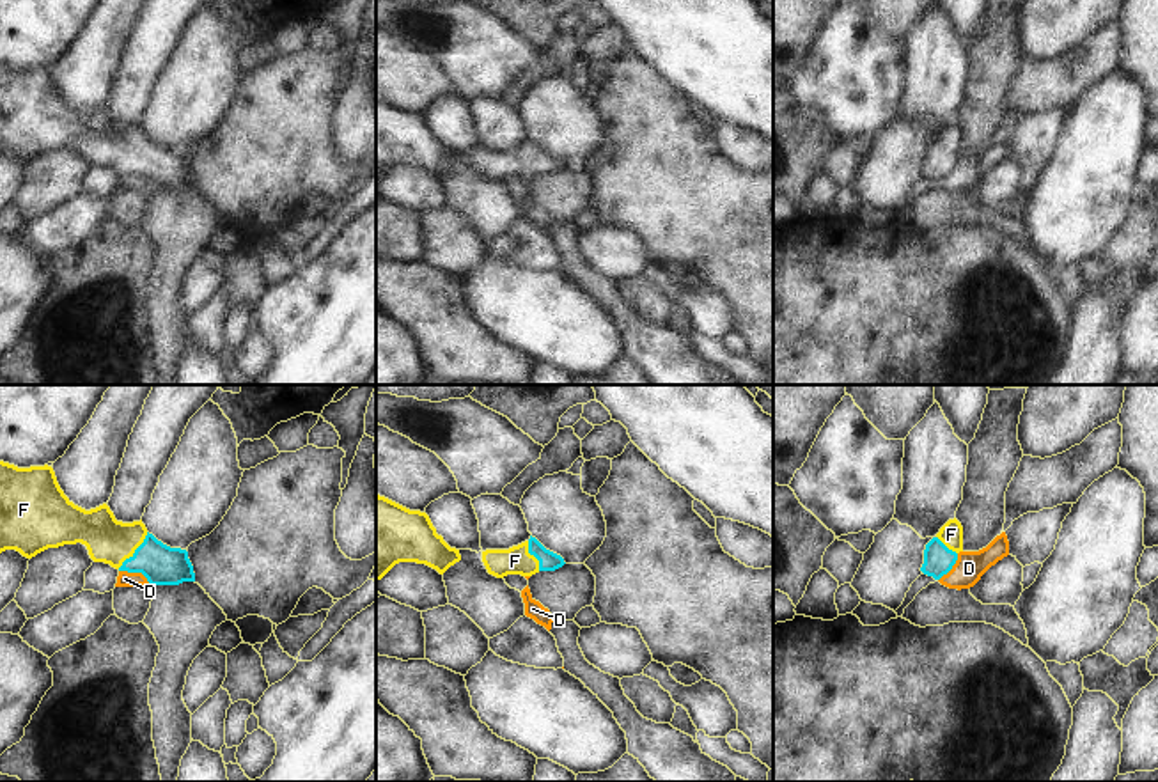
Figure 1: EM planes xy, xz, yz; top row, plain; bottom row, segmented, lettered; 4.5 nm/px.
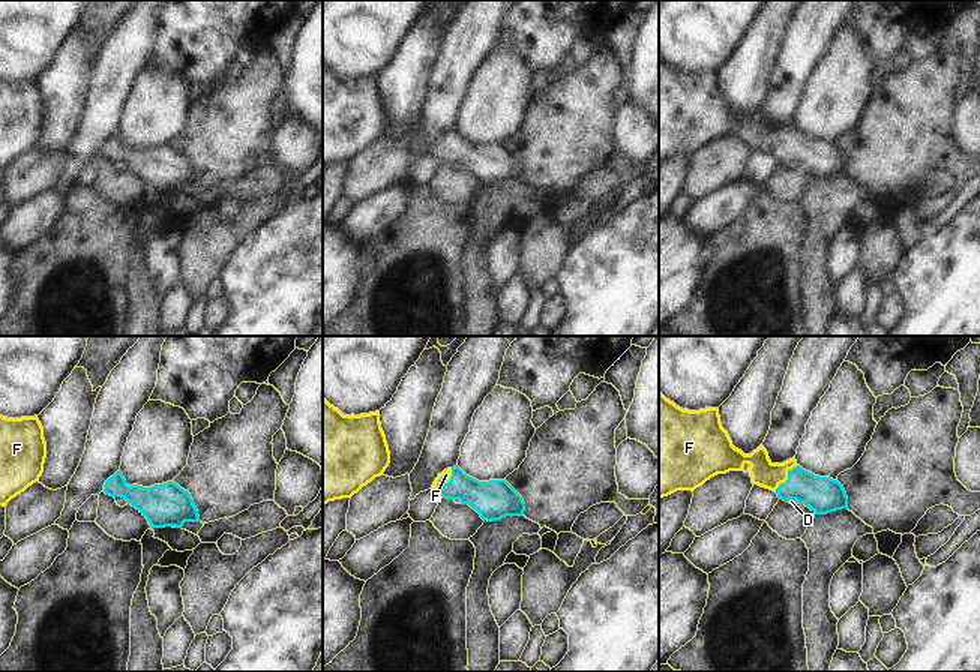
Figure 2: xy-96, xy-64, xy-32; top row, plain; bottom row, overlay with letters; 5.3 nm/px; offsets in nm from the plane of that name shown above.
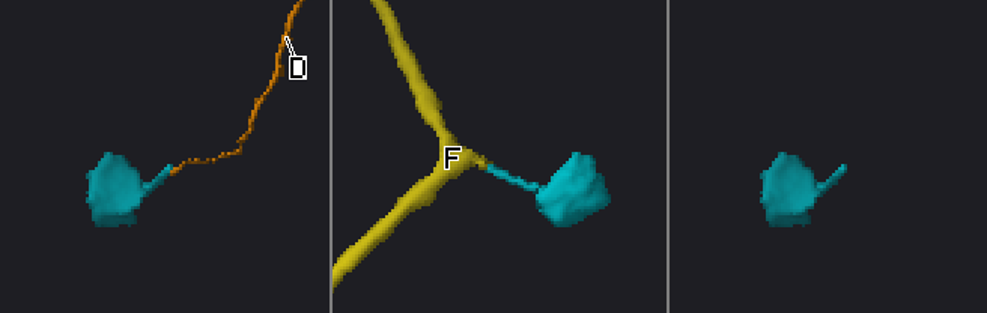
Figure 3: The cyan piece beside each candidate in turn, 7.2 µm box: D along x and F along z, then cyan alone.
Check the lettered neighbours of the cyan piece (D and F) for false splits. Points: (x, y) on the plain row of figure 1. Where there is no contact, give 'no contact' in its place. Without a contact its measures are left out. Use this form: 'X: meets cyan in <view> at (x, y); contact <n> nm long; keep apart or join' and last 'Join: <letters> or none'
D: meets cyan in xy at (135, 174); contact 160 nm long; keep apart
F: meets cyan in xy at (135, 153); contact 220 nm long; join
Join: F

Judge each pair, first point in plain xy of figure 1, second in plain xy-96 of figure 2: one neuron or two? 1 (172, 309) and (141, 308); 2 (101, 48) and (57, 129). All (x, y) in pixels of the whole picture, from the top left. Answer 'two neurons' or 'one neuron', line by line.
1: one neuron
2: one neuron

